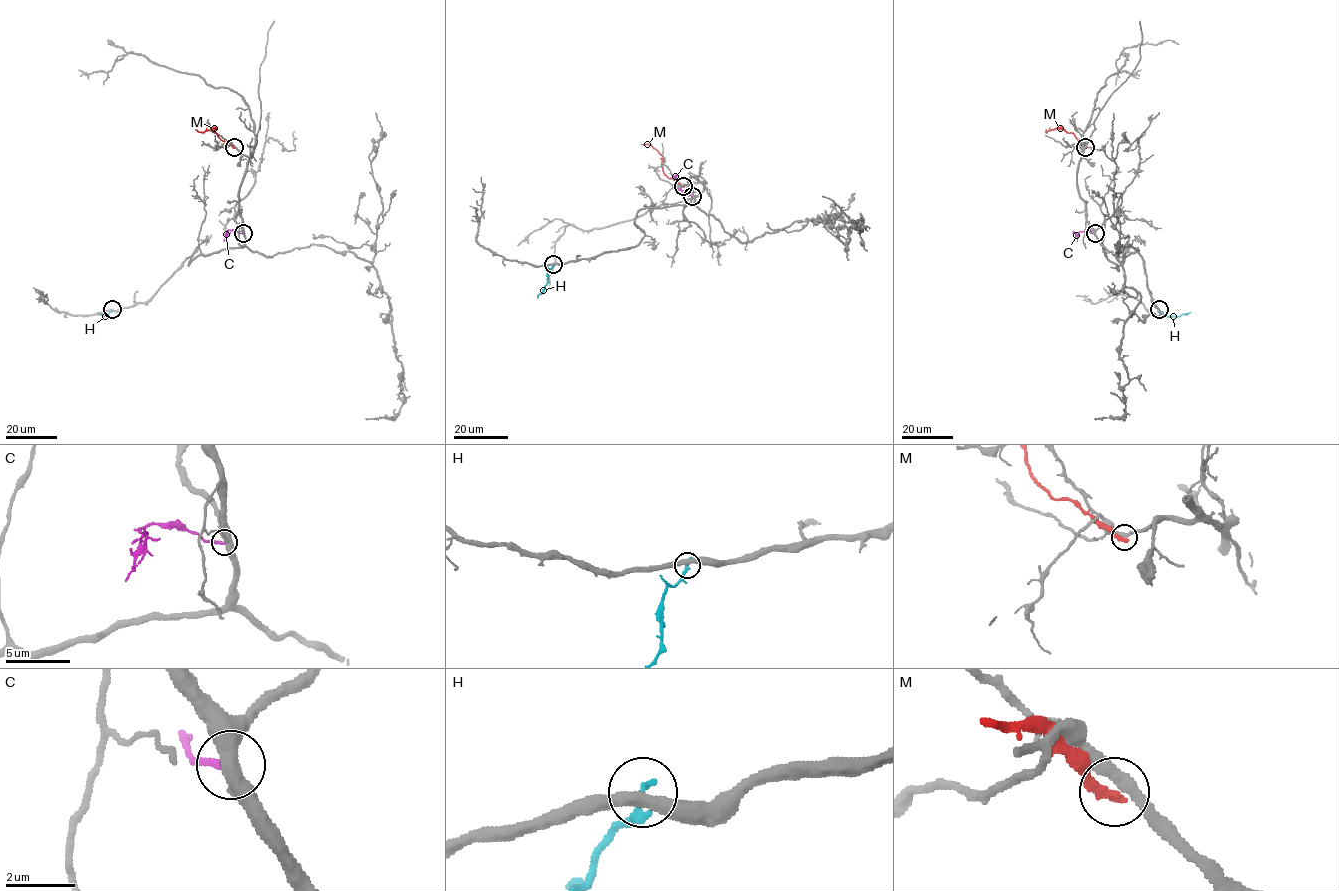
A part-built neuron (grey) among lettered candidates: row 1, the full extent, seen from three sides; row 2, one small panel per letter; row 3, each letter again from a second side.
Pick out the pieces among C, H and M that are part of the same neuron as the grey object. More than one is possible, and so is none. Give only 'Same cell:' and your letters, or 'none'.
Same cell: none

